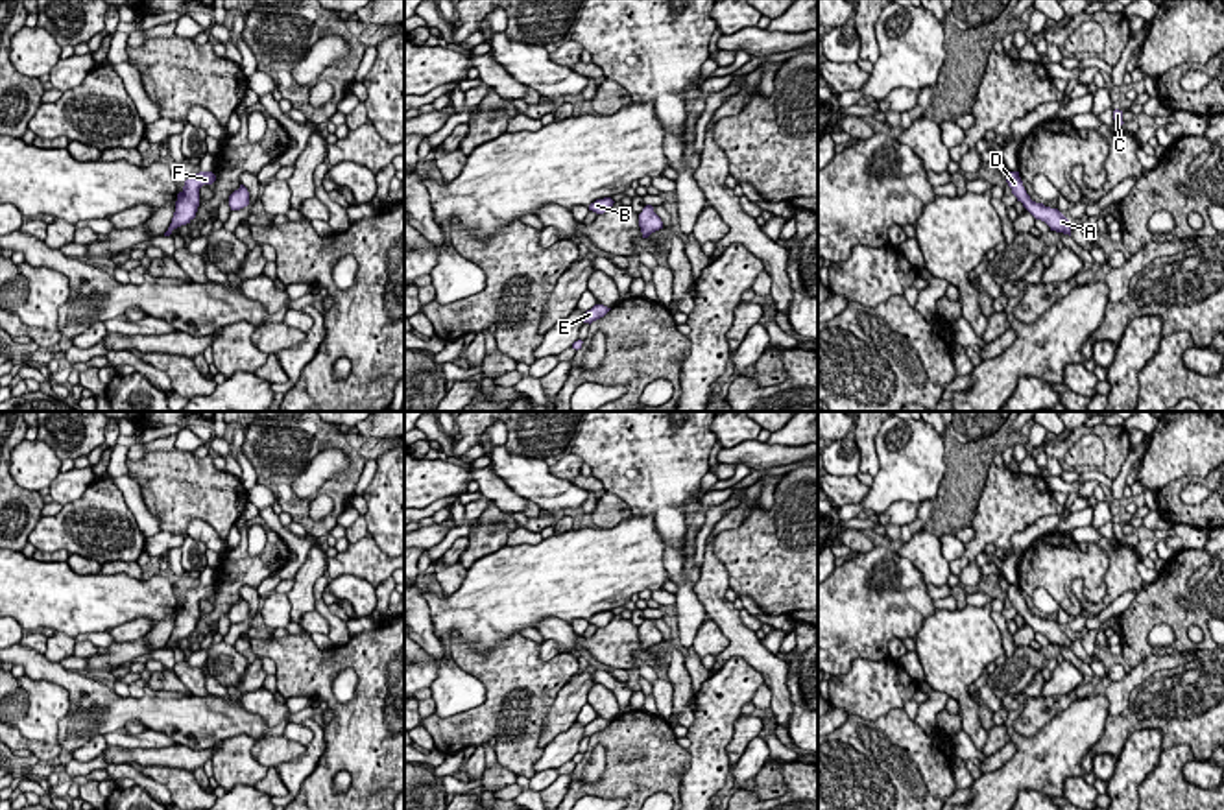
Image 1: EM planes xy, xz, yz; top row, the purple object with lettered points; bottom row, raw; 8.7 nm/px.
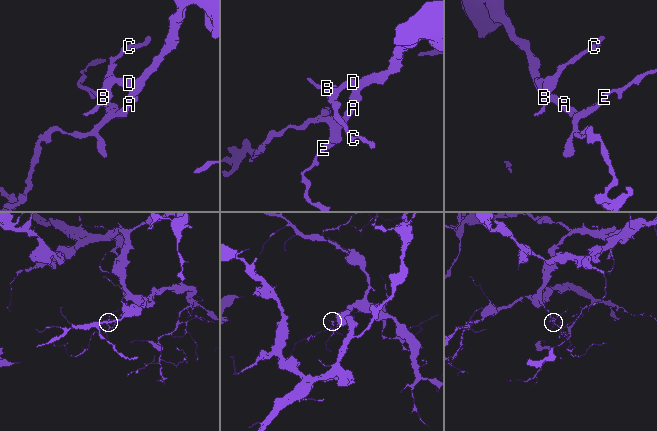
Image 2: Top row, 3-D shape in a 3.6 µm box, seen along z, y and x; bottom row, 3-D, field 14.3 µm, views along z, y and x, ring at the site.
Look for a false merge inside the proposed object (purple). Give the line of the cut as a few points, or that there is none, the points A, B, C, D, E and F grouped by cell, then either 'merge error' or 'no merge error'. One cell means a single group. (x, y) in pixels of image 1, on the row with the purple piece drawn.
cut none; groups A B C D E F; no merge error

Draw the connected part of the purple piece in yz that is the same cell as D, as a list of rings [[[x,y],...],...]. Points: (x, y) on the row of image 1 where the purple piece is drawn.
[[[1010,172],[1006,177],[1008,186],[1012,188],[1012,194],[1017,197],[1017,201],[1023,203],[1023,207],[1036,218],[1045,221],[1050,231],[1063,232],[1071,236],[1071,221],[1058,210],[1045,207],[1043,203],[1036,203],[1026,194],[1023,181],[1019,177],[1019,172]]]

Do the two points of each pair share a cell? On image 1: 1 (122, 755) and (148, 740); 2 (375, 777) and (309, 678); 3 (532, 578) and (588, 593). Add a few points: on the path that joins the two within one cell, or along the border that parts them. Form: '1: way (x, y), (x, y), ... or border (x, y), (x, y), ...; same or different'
1: border (176, 744), (161, 748), (108, 746); different
2: way (375, 753), (375, 744), (333, 702); same
3: way (545, 578), (575, 580); same

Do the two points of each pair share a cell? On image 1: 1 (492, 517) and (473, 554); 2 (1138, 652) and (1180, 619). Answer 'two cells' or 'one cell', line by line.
1: one cell
2: one cell

